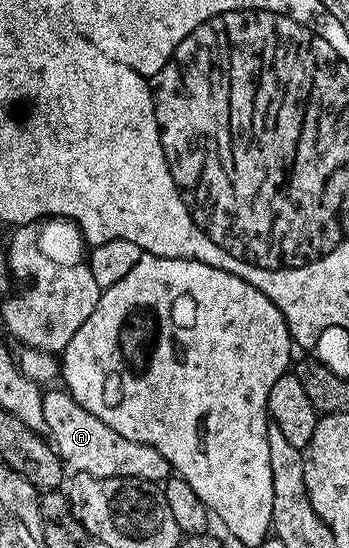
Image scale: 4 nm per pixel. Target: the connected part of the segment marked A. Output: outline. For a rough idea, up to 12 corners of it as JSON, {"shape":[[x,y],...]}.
{"shape":[[62,388],[44,392],[64,466],[166,482],[161,451],[101,423]]}

